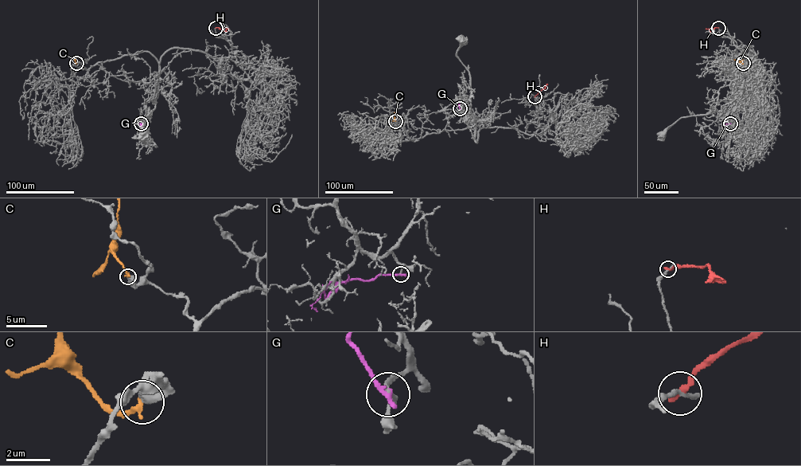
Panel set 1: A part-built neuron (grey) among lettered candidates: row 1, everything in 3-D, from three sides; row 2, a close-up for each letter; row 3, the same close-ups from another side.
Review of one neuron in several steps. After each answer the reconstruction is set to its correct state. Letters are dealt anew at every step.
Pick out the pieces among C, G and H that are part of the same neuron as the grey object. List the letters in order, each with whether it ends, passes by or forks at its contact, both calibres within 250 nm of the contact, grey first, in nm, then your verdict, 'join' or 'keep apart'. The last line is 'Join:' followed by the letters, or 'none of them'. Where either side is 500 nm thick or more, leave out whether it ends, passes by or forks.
C: 650 nm thick on the grey side, 280 nm on the other; join
G: it ends there; 150 nm thick on the grey side, 280 nm on the other; keep apart
H: it ends there; 280 nm thick on the grey side, 260 nm on the other; keep apart
Join: C

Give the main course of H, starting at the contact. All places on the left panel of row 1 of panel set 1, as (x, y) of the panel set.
H: (215, 28), (224, 31), (228, 29)

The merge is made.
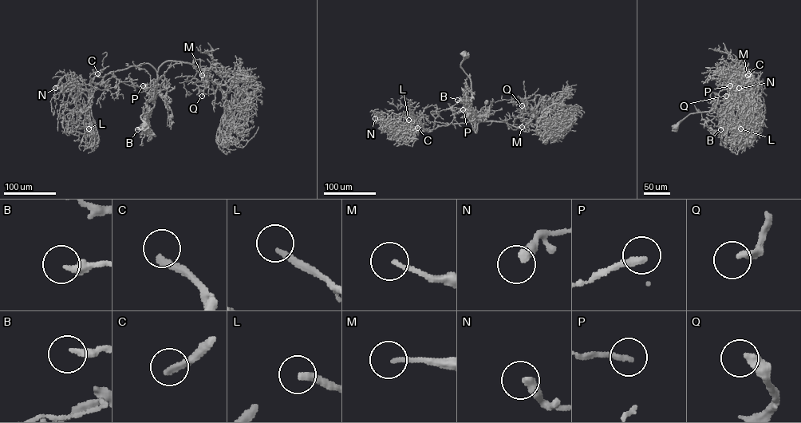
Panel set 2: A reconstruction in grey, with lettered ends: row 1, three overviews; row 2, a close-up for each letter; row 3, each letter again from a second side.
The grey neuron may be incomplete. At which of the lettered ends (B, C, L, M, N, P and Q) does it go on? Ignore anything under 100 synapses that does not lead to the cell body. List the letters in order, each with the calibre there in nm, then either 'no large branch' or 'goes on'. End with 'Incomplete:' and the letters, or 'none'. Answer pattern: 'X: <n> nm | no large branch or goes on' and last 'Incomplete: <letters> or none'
B: 280 nm | no large branch
C: 260 nm | goes on
L: 260 nm | goes on
M: 160 nm | no large branch
N: 400 nm | no large branch
P: 240 nm | no large branch
Q: 320 nm | goes on
Incomplete: C, L, Q

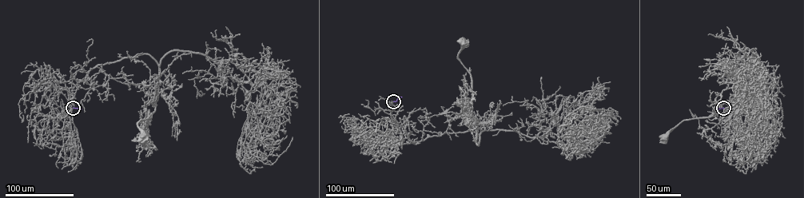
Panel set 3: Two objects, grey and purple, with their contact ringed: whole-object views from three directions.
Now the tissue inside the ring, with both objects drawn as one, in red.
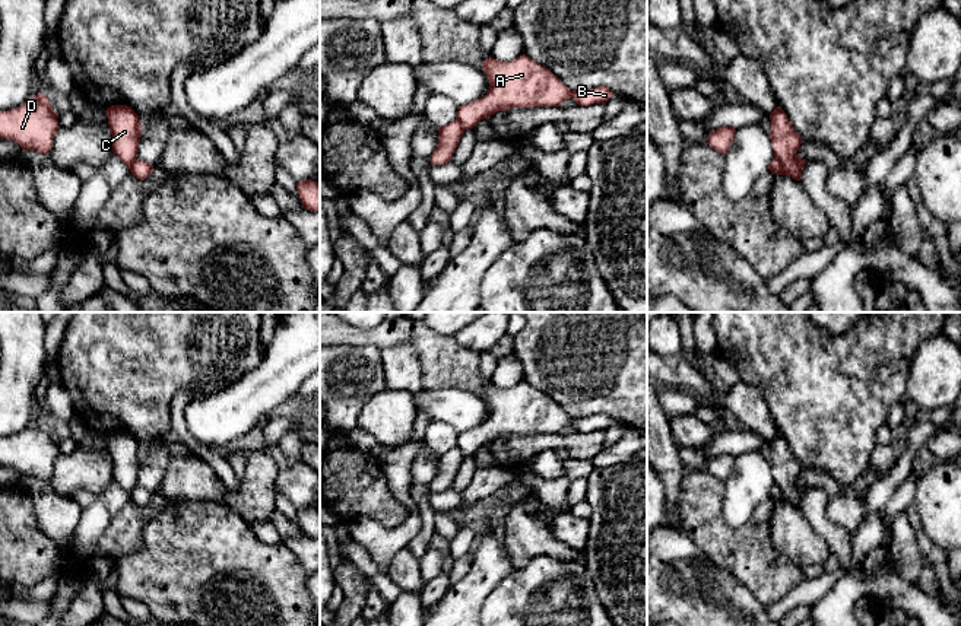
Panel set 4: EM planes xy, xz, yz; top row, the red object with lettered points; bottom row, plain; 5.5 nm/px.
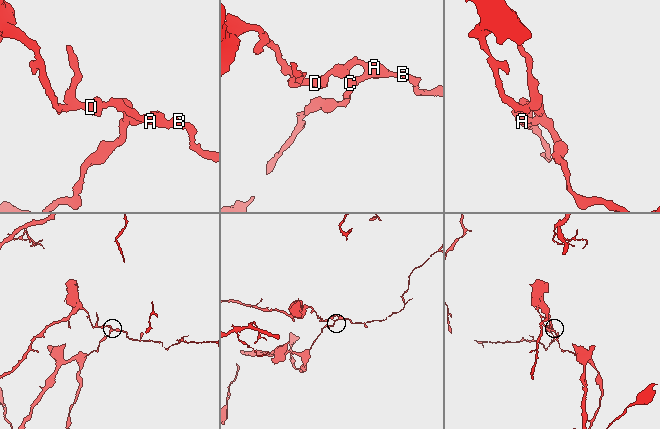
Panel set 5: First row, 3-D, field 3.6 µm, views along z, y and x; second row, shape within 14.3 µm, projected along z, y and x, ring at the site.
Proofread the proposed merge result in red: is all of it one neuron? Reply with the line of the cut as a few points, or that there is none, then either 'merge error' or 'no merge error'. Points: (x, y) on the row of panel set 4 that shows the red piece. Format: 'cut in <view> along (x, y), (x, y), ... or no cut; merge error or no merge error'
cut in yz along (774, 156), (785, 174); merge error

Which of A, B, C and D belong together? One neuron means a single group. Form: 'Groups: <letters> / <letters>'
Groups: A B D / C

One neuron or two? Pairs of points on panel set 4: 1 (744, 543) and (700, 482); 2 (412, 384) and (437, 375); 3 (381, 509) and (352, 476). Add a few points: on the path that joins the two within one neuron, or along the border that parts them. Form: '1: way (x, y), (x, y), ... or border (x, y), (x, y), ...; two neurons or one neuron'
1: way (726, 534), (700, 508), (700, 499); one neuron
2: border (414, 348), (421, 366), (421, 384), (424, 387); two neurons
3: way (374, 501), (358, 485); one neuron

